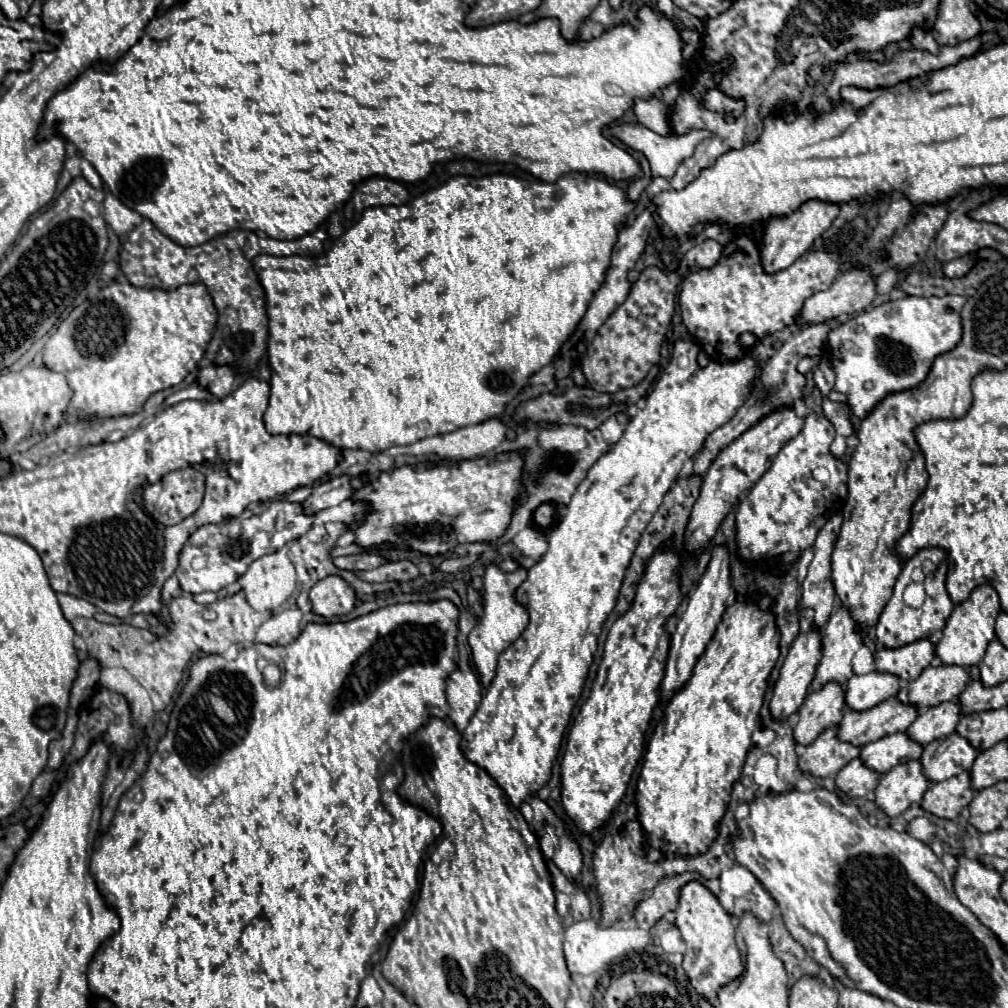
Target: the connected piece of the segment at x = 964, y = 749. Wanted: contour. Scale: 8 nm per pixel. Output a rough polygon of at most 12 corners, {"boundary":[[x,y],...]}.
{"boundary":[[955,732],[925,744],[931,782],[969,770],[979,750]]}

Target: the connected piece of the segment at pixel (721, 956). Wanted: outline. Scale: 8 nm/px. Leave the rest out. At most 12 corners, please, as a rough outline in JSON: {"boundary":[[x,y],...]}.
{"boundary":[[703,884],[681,890],[675,922],[697,994],[743,974],[731,916]]}

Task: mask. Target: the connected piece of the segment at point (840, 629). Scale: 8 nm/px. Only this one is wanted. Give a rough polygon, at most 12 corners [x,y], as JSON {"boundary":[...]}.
{"boundary":[[847,608],[821,630],[811,690],[845,686],[863,644]]}

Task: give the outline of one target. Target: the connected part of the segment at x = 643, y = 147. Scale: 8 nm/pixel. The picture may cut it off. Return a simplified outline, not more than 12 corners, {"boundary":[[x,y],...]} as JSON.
{"boundary":[[641,124],[605,128],[643,152],[653,176],[671,178],[683,158],[711,136],[659,136]]}

